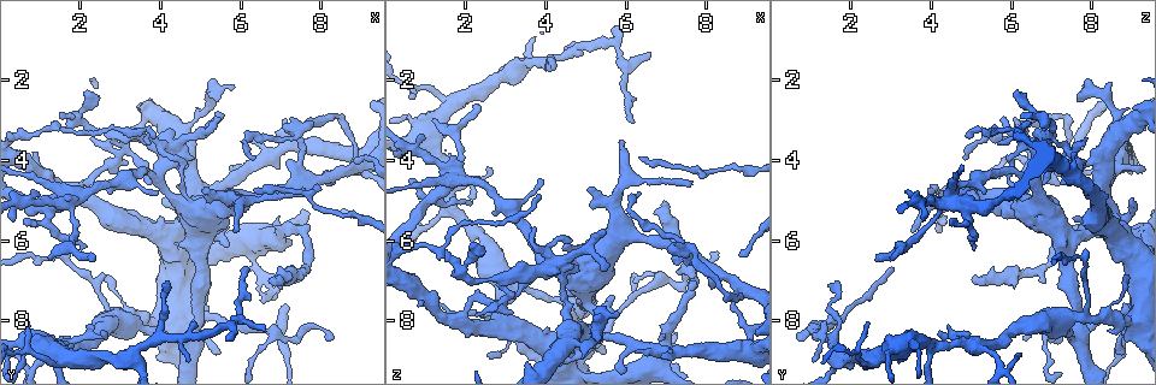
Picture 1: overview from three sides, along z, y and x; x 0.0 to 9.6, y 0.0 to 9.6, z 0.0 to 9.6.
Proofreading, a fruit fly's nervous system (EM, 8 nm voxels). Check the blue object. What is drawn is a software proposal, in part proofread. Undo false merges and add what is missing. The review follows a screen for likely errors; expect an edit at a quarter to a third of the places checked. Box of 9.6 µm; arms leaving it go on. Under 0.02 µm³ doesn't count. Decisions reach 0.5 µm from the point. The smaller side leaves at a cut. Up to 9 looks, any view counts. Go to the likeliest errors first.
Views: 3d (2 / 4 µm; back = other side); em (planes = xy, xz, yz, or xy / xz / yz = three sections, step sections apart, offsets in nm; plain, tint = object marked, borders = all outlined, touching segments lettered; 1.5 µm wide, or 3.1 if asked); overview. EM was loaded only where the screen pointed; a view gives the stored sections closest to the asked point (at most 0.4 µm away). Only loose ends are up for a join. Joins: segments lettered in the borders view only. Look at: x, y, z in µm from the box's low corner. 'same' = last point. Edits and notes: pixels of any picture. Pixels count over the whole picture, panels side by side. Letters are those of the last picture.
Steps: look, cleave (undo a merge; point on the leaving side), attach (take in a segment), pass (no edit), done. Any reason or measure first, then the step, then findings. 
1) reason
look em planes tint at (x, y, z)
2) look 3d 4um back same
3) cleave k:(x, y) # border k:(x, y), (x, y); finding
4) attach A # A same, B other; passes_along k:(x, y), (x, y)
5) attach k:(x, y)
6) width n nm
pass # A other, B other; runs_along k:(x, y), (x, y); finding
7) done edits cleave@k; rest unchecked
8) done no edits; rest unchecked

sharp bend
look 3d 2um at (5.60, 8.15, 1.05)

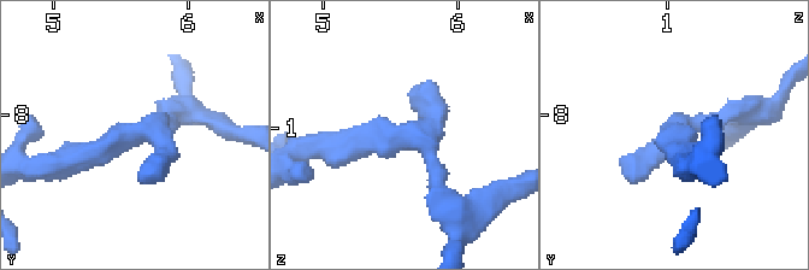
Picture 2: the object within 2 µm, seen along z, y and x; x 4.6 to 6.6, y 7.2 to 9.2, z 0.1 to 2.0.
arm_widths 190, 200 nm
look em planes plain at (5.64, 8.14, 1.08)

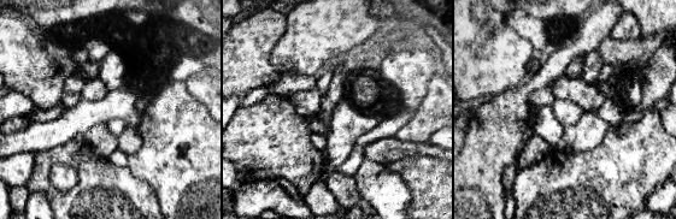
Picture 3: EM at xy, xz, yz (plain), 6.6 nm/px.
what lies round it
look em planes borders same

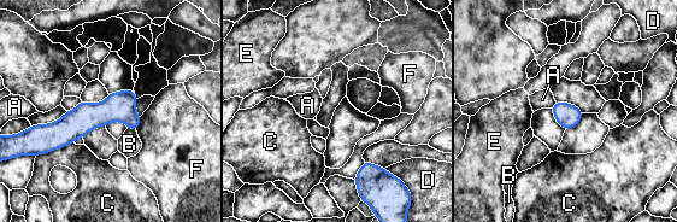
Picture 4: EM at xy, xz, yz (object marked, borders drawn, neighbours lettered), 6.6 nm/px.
longest_contact C 280 nm
pass # A other, B other, C other, D other, E other, F other; runs_along 4:(134, 99), (65, 130), (36, 130); all the same neuron

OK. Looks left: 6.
free end
look em planes borders at (2.50, 6.85, 8.85)

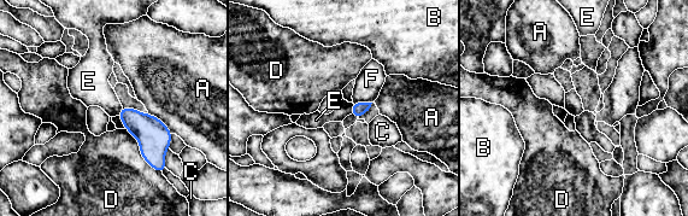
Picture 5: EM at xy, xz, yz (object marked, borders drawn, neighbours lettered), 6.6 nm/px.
longest_contact D 300 nm
pass # A other, B other, C other, D other, E other, F other; no lettered segment goes on from it

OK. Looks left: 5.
branch stops here
look 3d 4um at (0.65, 5.45, 4.45)

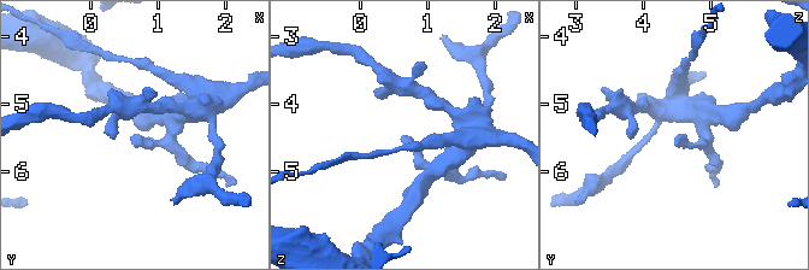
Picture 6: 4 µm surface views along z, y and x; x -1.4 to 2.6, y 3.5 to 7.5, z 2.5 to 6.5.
need the tissue
look em xz step 4 plain at (0.60, 5.45, 4.50)

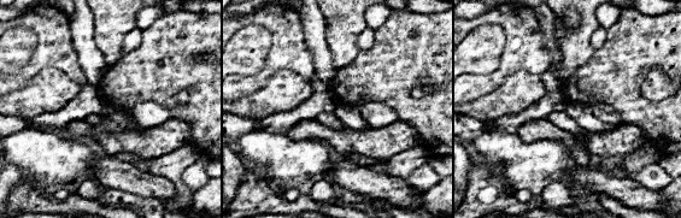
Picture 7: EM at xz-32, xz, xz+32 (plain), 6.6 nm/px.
what lies round it
look em xz step 4 borders same

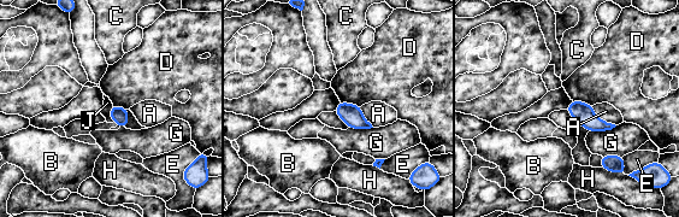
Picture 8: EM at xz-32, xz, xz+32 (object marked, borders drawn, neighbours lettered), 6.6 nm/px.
width 110 nm
pass # A other, B other, C other, D other, E other, G other, H other, J other; border 8:(111, 104), (110, 117), (113, 121); none of them fits

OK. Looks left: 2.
done no edits; rest unchecked

